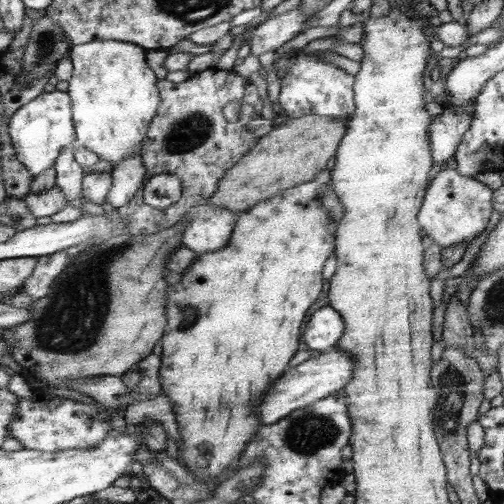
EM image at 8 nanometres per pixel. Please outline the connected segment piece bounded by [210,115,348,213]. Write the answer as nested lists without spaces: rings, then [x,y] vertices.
[[[307,115],[277,123],[271,132],[260,137],[256,147],[248,152],[232,170],[226,172],[225,178],[221,180],[217,191],[210,197],[210,201],[213,204],[225,206],[230,212],[244,212],[264,199],[316,180],[317,176],[327,169],[328,161],[337,155],[341,140],[348,131],[347,125],[348,118],[330,118],[318,115]]]

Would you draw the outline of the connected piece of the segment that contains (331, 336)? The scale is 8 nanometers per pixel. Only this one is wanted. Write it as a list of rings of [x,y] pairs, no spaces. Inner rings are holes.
[[[323,303],[315,309],[309,322],[306,323],[304,332],[305,348],[326,352],[326,350],[337,346],[344,332],[344,317],[337,309]]]

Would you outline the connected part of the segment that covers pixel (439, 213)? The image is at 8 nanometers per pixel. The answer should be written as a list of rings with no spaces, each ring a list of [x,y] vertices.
[[[446,168],[437,173],[433,184],[430,184],[418,220],[426,236],[430,236],[442,250],[455,244],[470,243],[486,230],[490,222],[490,196],[493,196],[493,191],[482,182],[466,177],[458,169]]]

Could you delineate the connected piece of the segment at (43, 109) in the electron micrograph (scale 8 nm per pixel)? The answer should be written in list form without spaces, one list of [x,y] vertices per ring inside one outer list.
[[[57,89],[51,92],[44,91],[34,100],[18,108],[10,122],[10,127],[15,156],[18,162],[31,172],[32,178],[54,168],[66,147],[78,145],[76,122],[73,120],[72,97],[68,92]]]

